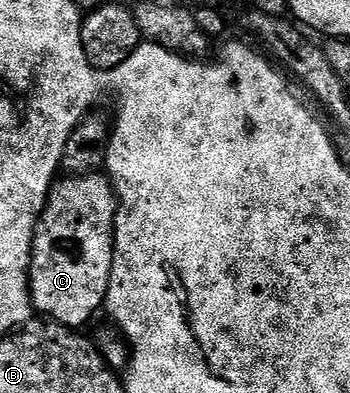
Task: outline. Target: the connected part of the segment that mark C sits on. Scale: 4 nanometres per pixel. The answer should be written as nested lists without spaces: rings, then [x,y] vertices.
[[[100,172],[89,173],[85,177],[65,175],[50,188],[49,200],[41,212],[41,220],[37,222],[29,262],[31,305],[36,312],[38,309],[42,313],[42,318],[58,321],[60,325],[85,327],[81,325],[87,324],[92,319],[93,312],[104,306],[113,270],[113,242],[118,220],[117,190],[109,177]]]

